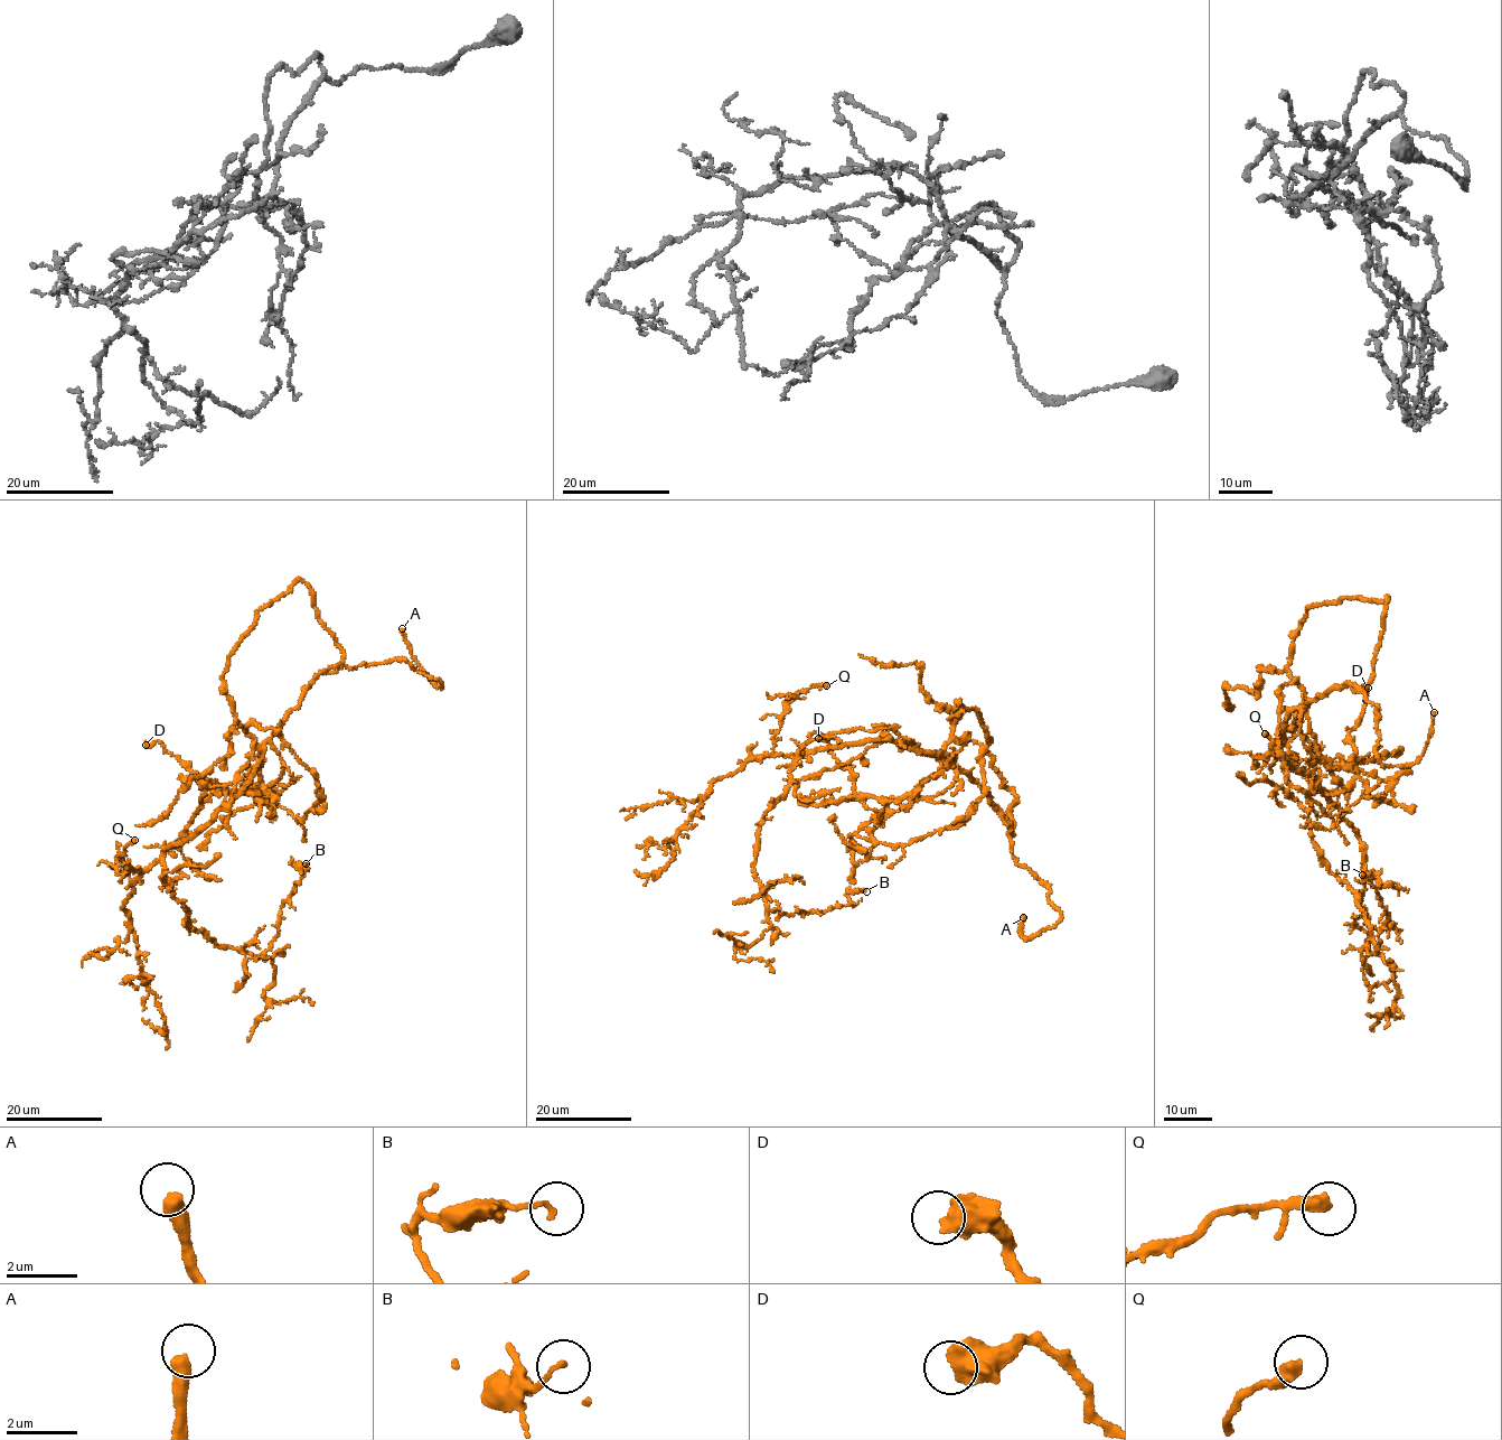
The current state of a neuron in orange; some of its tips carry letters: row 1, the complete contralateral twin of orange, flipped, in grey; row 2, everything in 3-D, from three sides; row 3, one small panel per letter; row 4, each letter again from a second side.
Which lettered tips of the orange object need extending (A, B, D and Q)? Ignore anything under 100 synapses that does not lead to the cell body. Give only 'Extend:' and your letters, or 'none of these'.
Extend: A

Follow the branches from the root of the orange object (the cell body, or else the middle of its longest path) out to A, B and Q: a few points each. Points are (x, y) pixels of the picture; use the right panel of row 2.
A: (1278, 753), (1286, 714), (1349, 684), (1378, 708), (1374, 748), (1383, 766), (1418, 760), (1434, 712)
B: (1278, 753), (1317, 781), (1311, 837), (1353, 891), (1377, 953), (1387, 914), (1378, 875), (1362, 875)
Q: (1278, 753), (1295, 768), (1315, 778), (1325, 794), (1304, 778), (1289, 757), (1265, 733)

